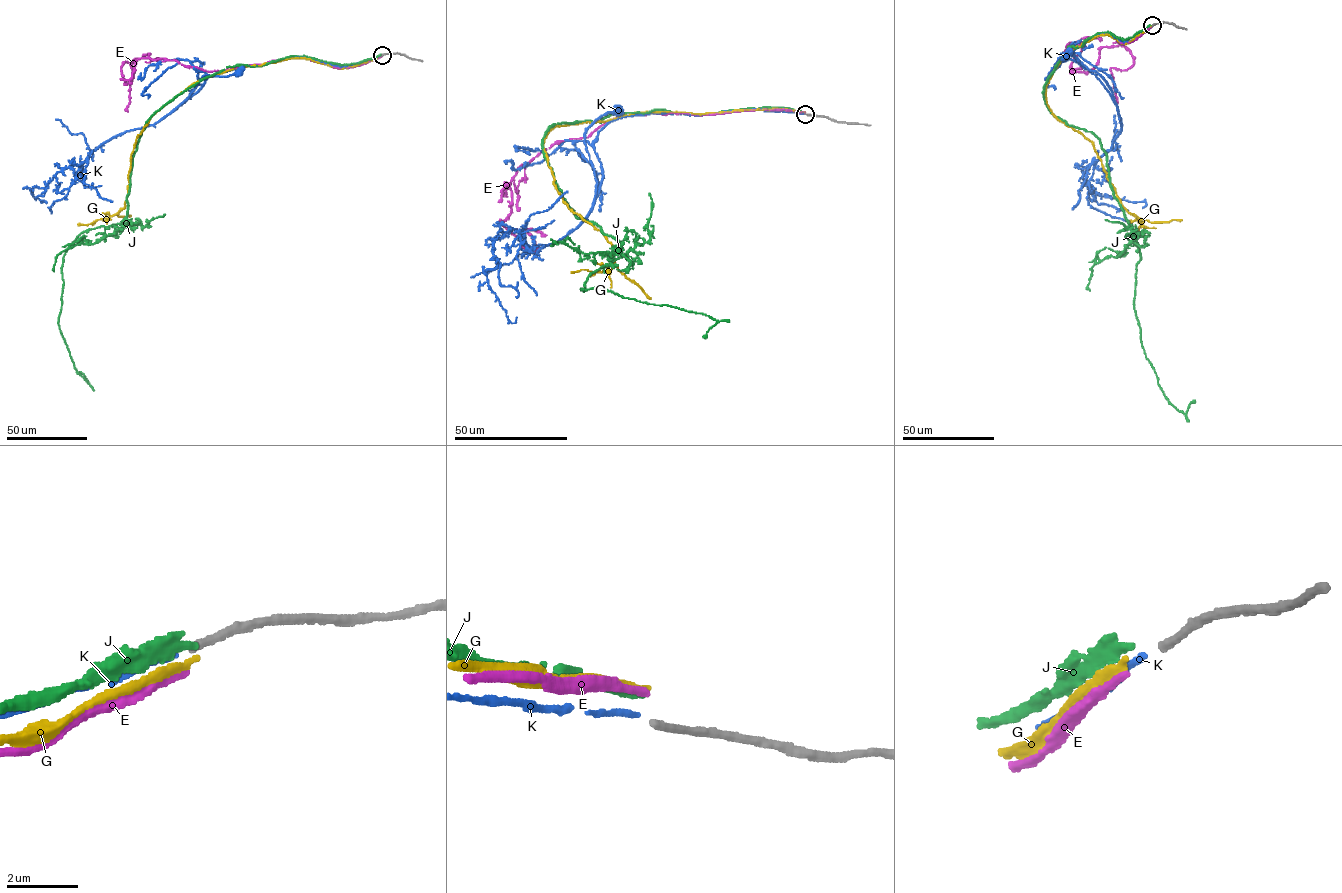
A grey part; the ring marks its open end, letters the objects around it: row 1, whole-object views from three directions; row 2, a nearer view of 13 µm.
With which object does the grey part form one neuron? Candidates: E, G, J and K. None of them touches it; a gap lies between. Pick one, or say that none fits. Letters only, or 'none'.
K

